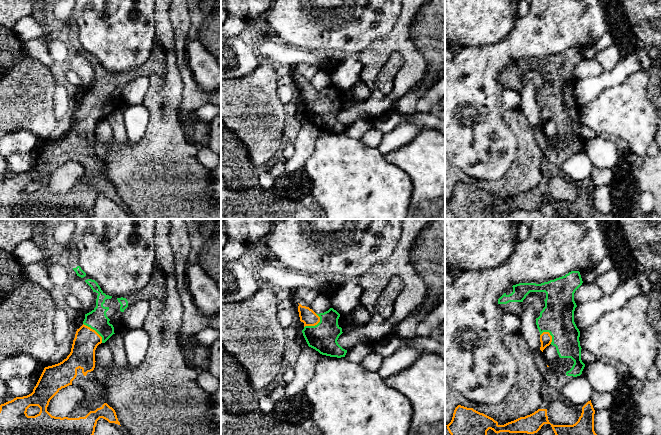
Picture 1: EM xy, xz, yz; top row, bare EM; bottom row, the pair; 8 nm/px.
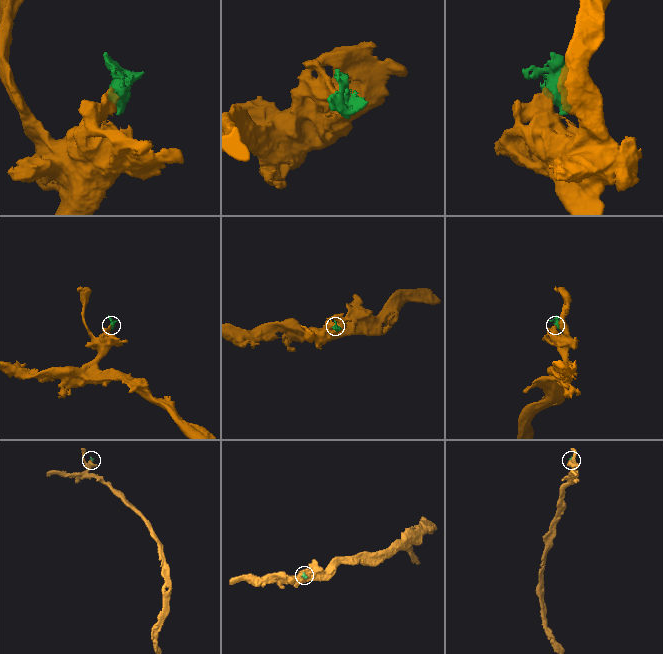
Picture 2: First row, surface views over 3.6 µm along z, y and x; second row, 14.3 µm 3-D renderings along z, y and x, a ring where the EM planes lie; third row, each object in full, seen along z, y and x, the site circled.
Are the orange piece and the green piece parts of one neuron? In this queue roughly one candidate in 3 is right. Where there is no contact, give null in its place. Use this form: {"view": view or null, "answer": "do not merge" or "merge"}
{"view": "xy", "answer": "merge"}

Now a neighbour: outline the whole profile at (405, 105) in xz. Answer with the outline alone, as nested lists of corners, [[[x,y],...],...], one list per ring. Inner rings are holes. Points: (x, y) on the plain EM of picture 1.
[[[413,89],[396,101],[392,106],[392,111],[399,112],[401,115],[413,113],[417,102],[423,97],[428,89]]]

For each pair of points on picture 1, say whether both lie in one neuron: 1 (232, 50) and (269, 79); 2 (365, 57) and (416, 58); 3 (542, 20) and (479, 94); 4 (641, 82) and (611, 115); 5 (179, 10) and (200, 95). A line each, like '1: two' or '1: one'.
1: two
2: one
3: one
4: one
5: one

